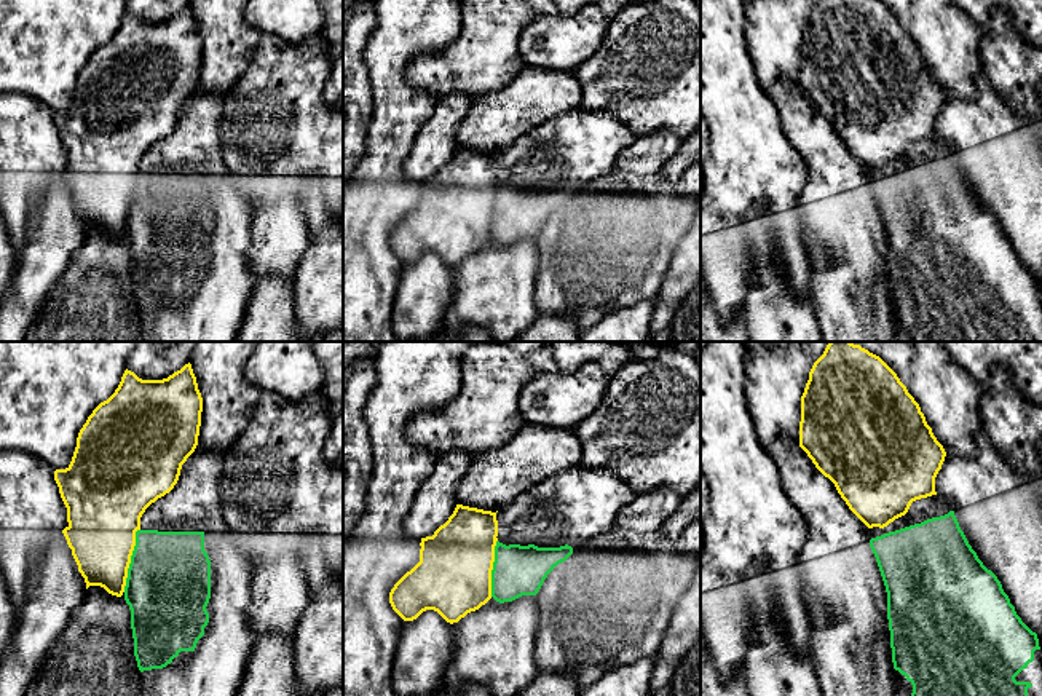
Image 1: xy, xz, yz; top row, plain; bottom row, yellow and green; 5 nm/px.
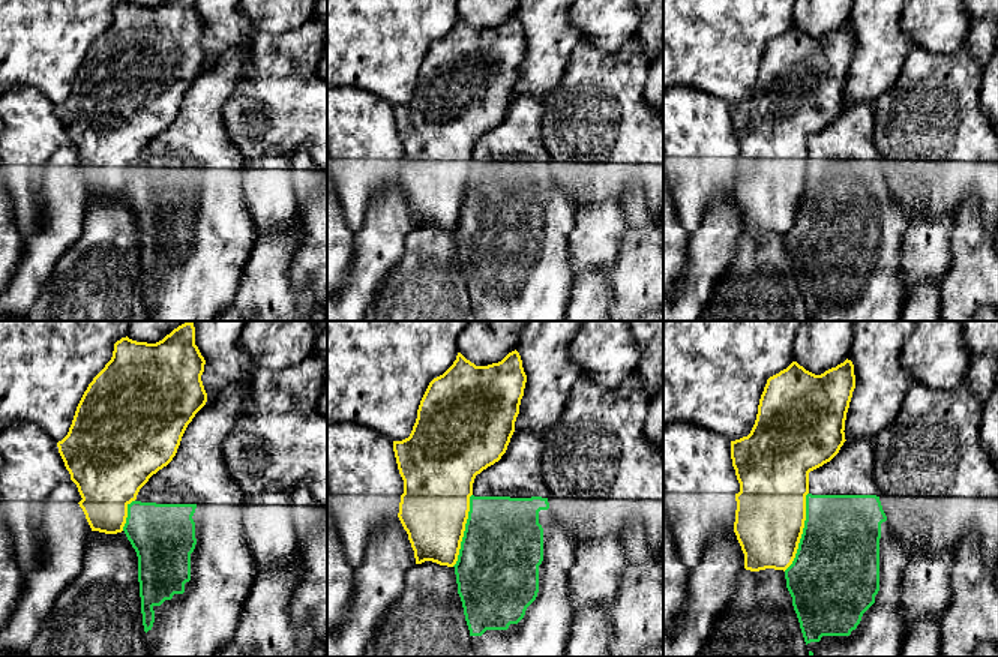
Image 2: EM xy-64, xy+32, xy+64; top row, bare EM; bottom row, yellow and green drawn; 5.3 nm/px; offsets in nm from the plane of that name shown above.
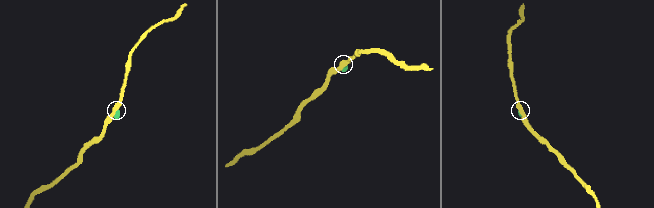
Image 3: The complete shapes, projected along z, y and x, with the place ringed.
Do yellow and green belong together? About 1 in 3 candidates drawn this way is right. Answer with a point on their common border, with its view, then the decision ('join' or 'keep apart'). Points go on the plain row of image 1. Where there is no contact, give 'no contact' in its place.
xy (130, 203) | keep apart

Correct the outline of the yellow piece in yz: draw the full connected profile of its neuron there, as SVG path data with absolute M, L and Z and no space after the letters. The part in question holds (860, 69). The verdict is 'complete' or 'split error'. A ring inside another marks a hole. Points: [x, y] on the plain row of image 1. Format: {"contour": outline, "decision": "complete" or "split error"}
{"contour": "M819 0L814 5L801 38L799 89L868 171L884 171L905 158L913 144L937 137L935 120L946 99L919 46L881 0Z", "decision": "complete"}

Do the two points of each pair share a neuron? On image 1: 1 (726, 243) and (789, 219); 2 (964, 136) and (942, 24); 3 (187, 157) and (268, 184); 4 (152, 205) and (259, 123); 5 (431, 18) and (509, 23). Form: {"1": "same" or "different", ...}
{"1": "same", "2": "different", "3": "different", "4": "different", "5": "different"}

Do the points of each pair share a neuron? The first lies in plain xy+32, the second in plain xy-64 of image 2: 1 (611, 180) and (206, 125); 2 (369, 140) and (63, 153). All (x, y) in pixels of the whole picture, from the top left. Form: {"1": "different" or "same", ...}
{"1": "different", "2": "different"}

